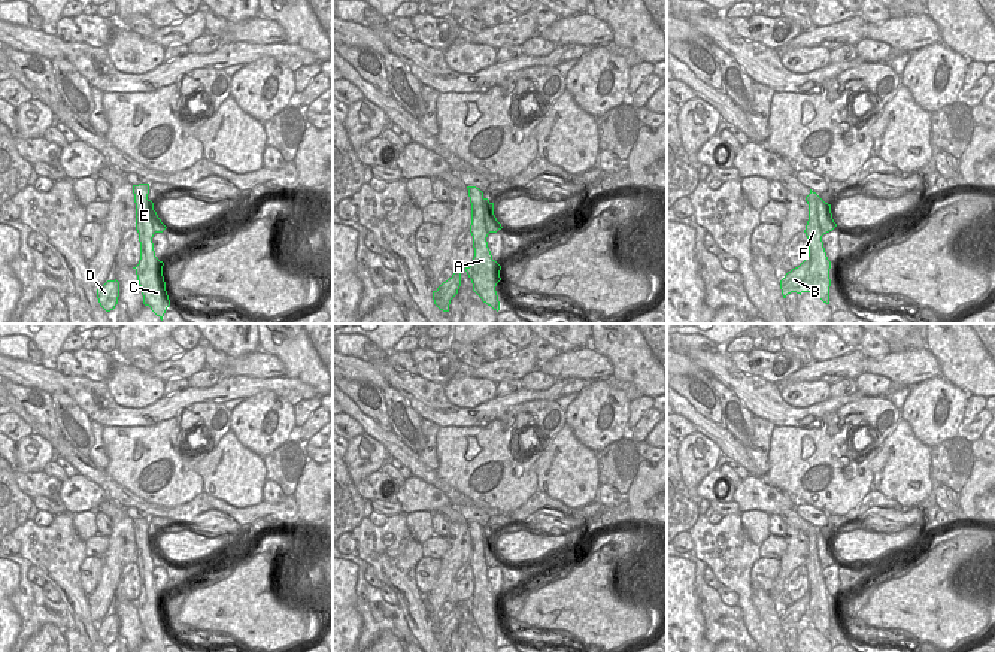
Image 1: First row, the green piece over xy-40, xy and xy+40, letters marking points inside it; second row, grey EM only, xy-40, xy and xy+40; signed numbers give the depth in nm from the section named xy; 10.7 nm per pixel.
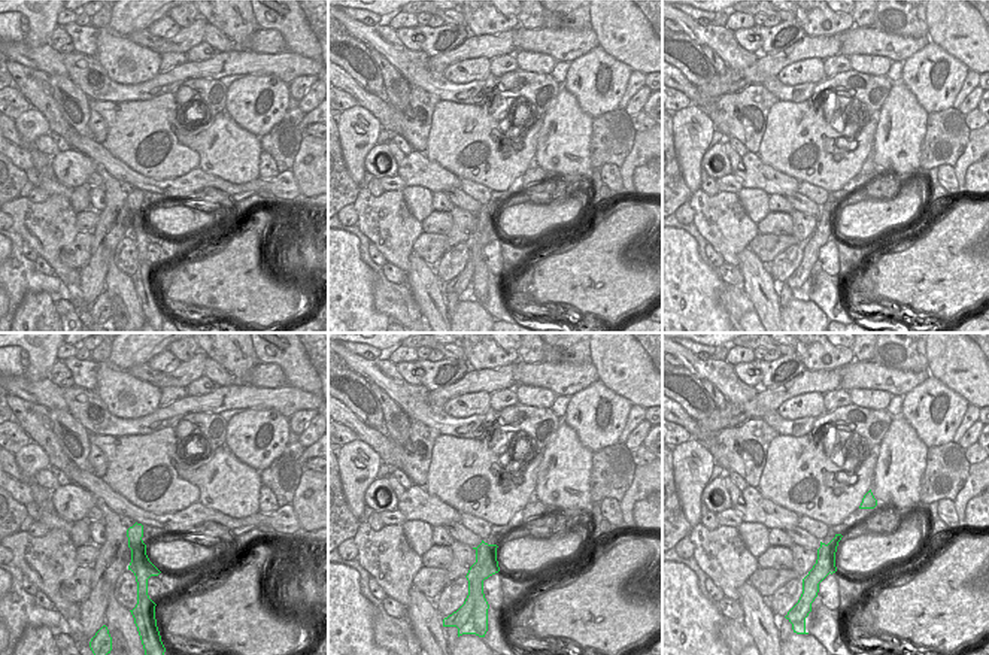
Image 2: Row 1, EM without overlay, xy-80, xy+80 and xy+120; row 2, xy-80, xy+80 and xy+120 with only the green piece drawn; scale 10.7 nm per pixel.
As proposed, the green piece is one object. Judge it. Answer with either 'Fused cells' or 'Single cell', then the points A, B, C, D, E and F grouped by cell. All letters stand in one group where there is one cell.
Fused cells. Groups: A C E F / B D.

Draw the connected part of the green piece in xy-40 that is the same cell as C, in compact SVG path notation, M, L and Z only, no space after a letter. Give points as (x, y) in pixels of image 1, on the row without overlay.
M149 518L133 519L134 537L136 537L136 564L140 576L140 594L136 601L137 615L143 630L143 639L163 652L170 634L166 625L166 616L163 610L164 597L155 591L152 571L155 568L151 549L154 537L148 533Z

